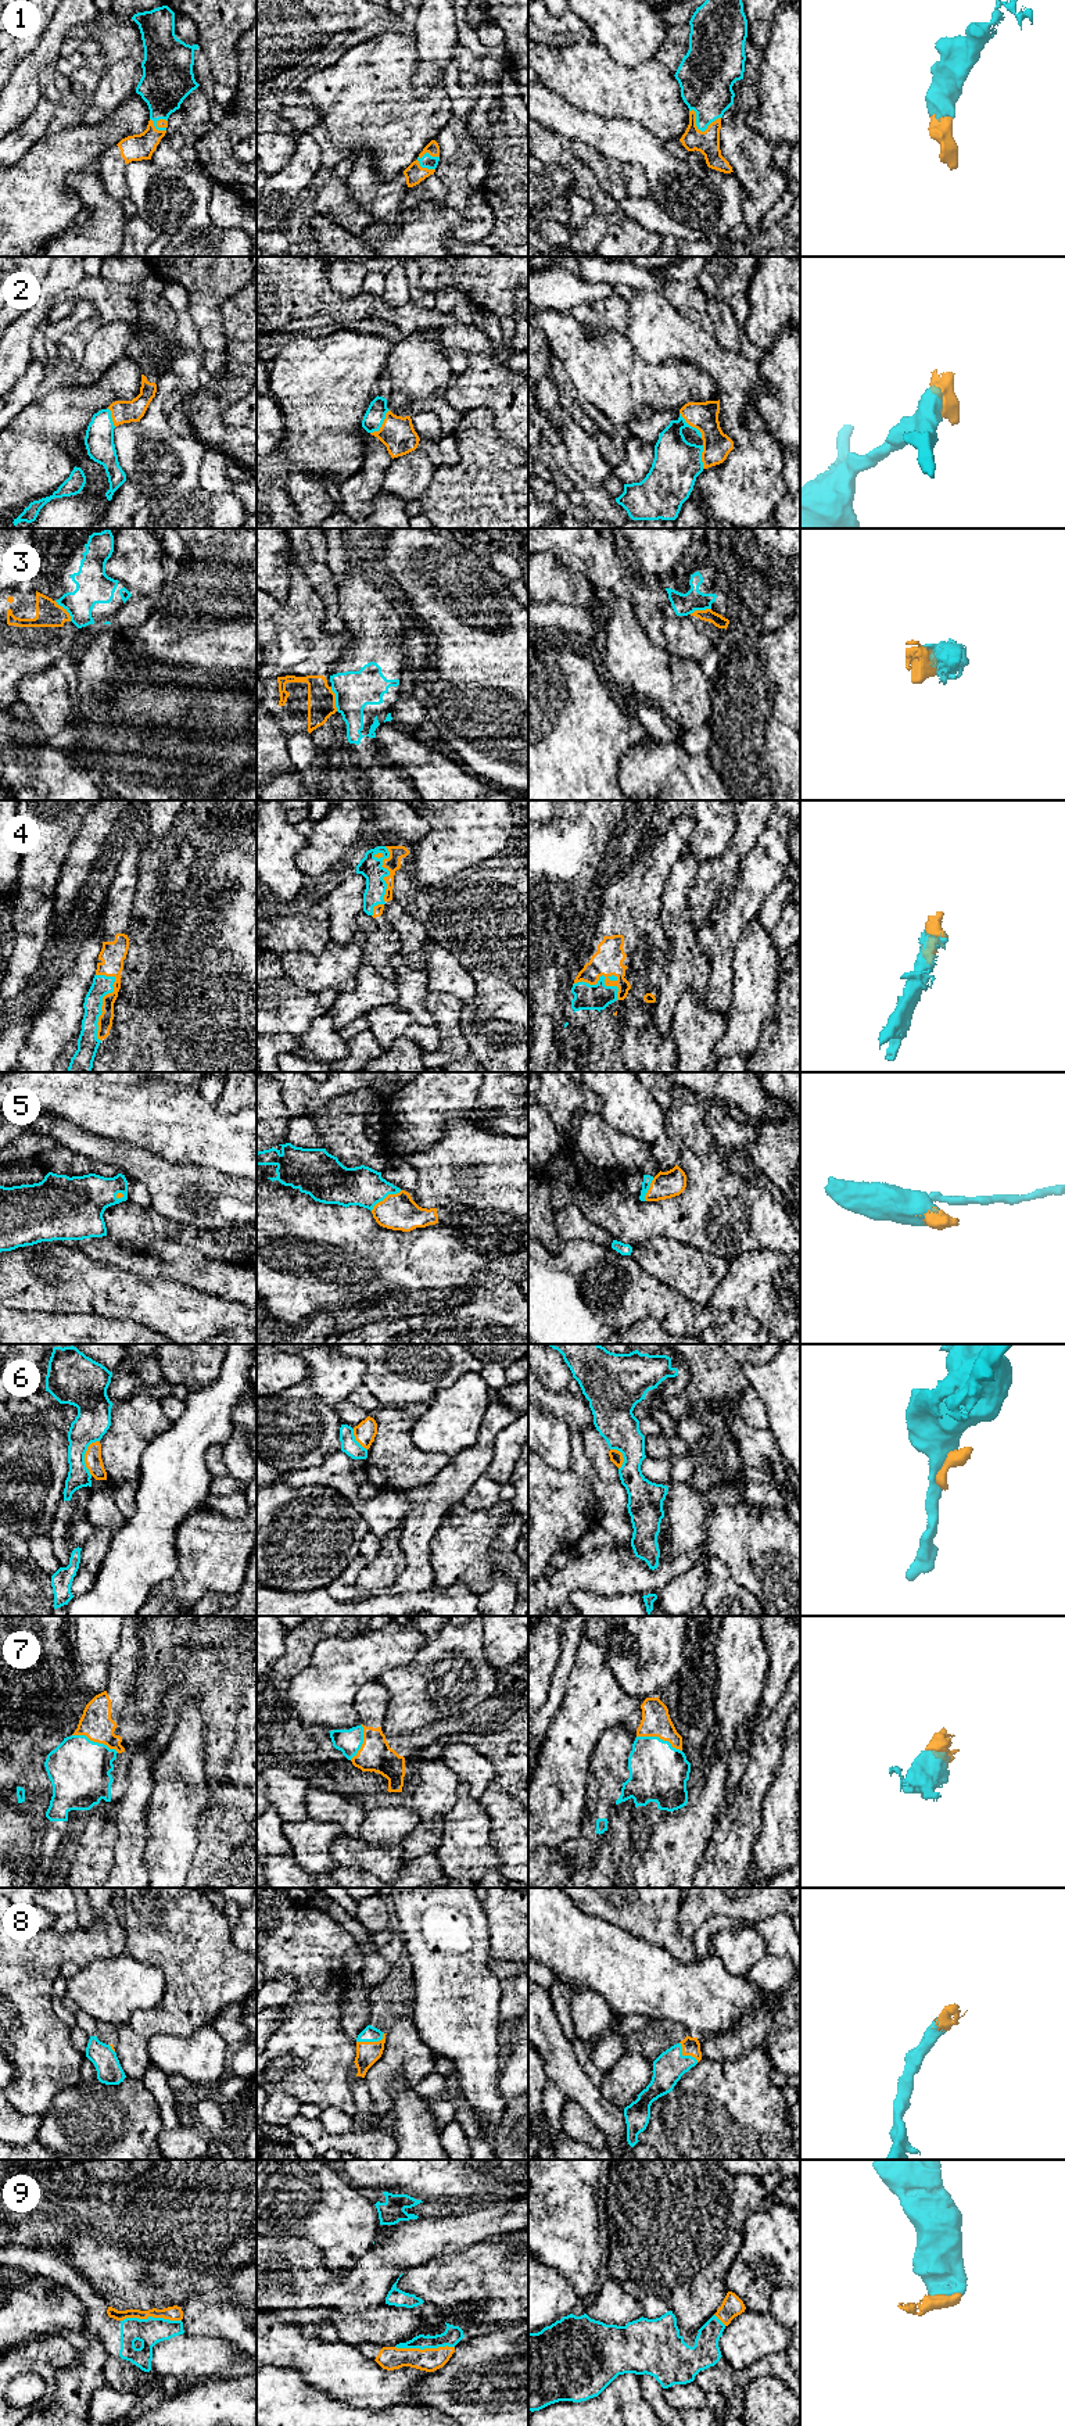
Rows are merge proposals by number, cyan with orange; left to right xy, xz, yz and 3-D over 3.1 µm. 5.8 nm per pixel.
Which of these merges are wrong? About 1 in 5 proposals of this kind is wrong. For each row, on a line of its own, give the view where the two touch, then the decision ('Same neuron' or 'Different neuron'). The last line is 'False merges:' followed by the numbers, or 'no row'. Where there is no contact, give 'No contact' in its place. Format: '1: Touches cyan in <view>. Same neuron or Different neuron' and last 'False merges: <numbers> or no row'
1: Touches cyan in yz. Same neuron
2: Touches cyan in yz. Same neuron
3: Touches cyan in xy. Different neuron
4: Touches cyan in xz. Same neuron
5: Touches cyan in xz. Same neuron
6: Touches cyan in xy. Different neuron
7: Touches cyan in yz. Same neuron
8: Touches cyan in xz. Same neuron
9: Touches cyan in xy. Same neuron
False merges: 3, 6

